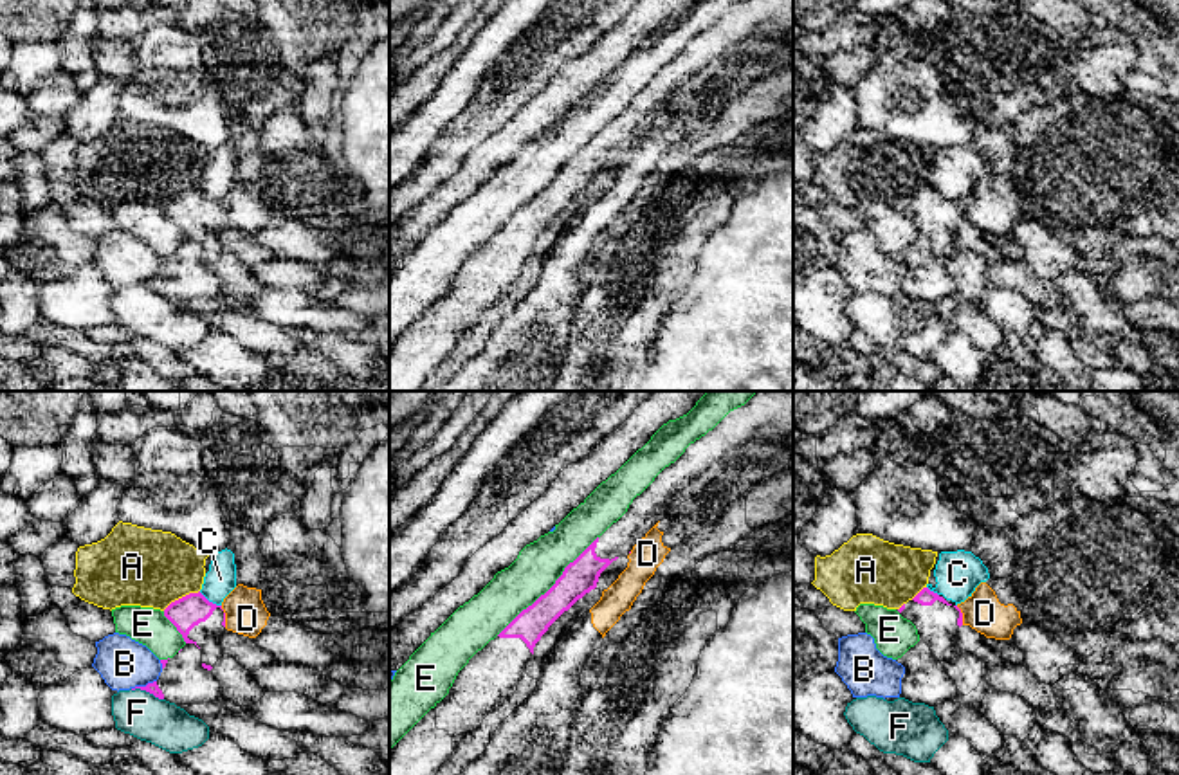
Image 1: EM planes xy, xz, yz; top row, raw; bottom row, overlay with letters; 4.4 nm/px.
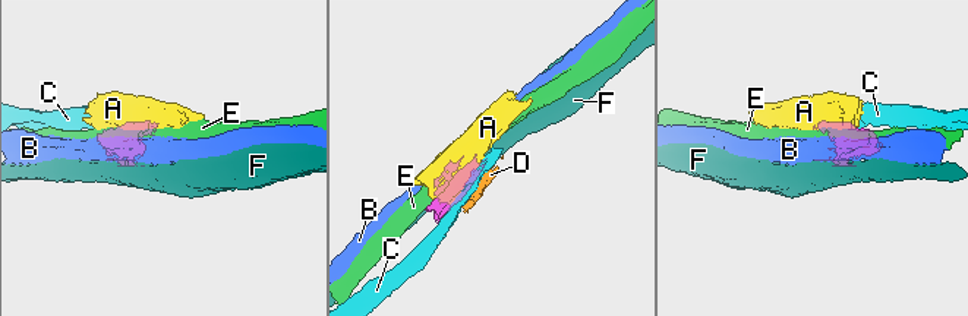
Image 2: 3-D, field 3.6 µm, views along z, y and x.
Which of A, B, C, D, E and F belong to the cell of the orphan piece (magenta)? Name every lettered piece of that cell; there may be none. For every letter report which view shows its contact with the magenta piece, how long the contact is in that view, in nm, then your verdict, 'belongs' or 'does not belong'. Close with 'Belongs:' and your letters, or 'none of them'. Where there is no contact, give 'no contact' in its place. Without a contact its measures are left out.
A: xy | 190 nm | does not belong
B: xy | 120 nm | does not belong
C: xy | 120 nm | does not belong
D: xy | 100 nm | does not belong
E: xz | 650 nm | does not belong
F: xy | 160 nm | does not belong
Belongs: none of them

